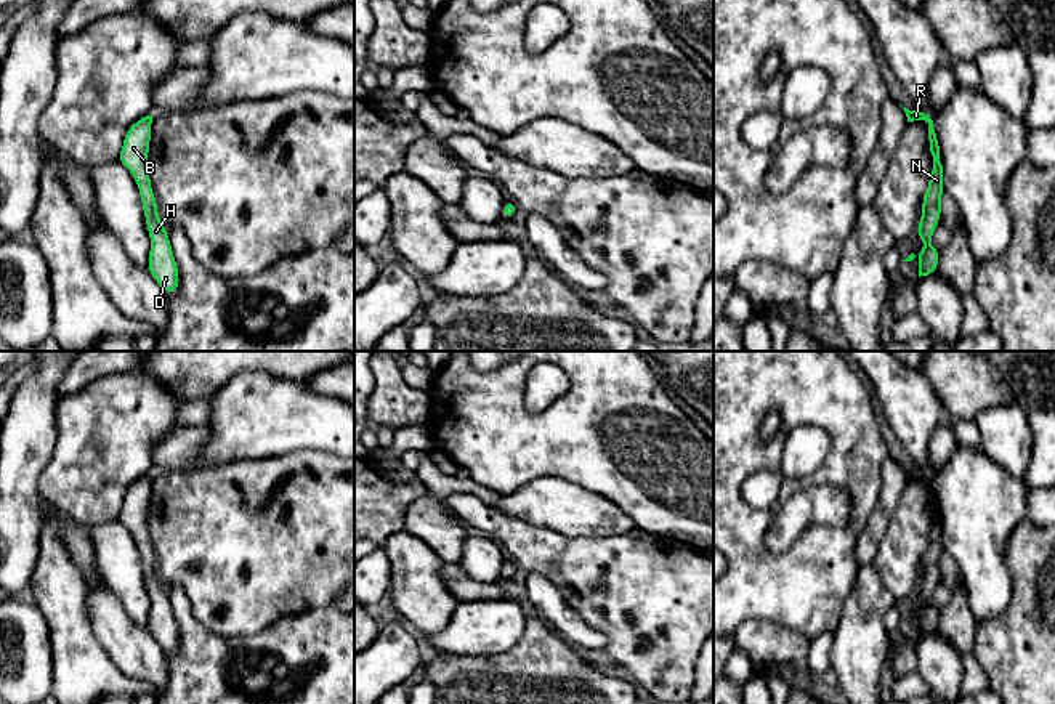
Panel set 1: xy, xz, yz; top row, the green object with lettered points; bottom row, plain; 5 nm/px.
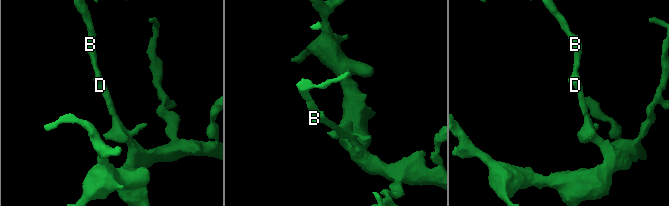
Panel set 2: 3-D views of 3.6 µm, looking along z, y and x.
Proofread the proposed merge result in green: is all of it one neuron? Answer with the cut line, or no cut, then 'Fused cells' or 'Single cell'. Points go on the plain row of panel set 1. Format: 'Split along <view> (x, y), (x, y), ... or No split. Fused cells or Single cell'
No split. Single cell

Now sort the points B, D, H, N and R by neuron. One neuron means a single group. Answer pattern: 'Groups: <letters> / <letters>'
Groups: B D H N R

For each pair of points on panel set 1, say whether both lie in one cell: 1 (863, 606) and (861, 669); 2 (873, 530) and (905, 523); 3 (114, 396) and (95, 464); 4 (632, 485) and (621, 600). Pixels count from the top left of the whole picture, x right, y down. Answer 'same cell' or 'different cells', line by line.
1: same cell
2: different cells
3: same cell
4: different cells

